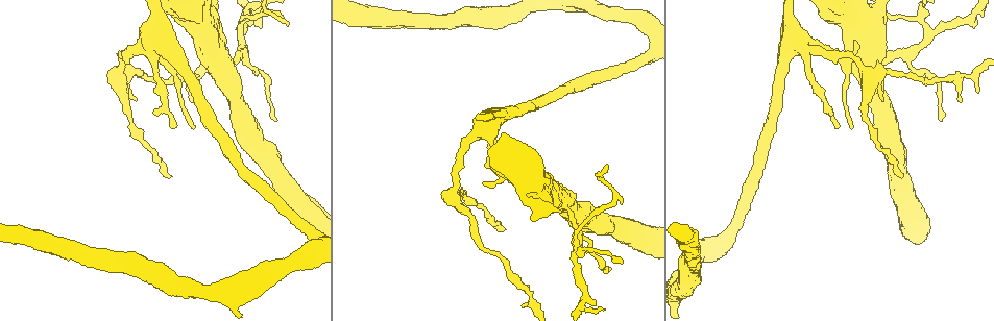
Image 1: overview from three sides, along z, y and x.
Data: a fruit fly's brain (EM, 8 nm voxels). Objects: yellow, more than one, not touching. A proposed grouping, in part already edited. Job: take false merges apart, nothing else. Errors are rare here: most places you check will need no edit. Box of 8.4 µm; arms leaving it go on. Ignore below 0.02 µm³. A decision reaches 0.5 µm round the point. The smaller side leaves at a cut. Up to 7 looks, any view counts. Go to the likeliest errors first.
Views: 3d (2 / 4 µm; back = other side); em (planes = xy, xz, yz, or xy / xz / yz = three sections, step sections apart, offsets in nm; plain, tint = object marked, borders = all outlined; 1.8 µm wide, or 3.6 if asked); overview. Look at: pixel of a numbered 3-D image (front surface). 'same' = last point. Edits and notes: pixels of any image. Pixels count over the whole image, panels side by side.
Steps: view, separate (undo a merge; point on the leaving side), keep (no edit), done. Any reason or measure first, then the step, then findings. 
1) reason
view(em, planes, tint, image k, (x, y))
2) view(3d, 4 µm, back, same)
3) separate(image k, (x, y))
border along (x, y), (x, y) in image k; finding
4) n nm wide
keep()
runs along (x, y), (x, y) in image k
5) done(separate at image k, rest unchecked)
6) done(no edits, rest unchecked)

a fork
view(em, planes, borders, image 1, (240, 36))

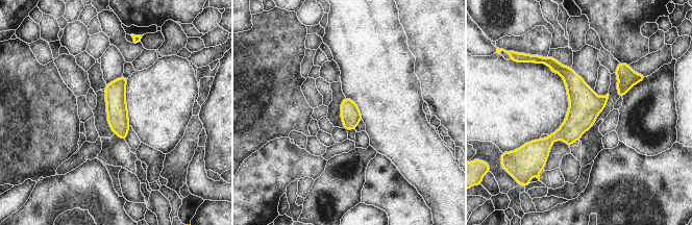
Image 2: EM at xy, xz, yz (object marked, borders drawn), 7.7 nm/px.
separate(image 2, (518, 57))
border along (545, 58), (543, 61) in image 2; a second neuron is stuck on

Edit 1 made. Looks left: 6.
redraw
view(overview)

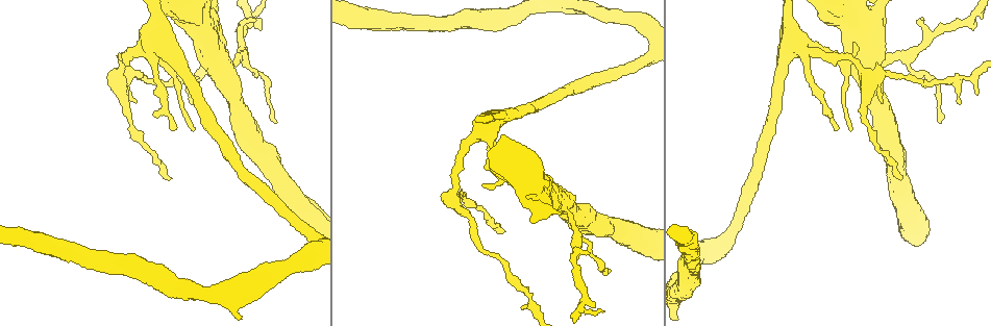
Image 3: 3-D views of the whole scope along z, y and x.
four or more arms meet
view(em, 3.6 µm, planes, tint, image 3, (153, 50))

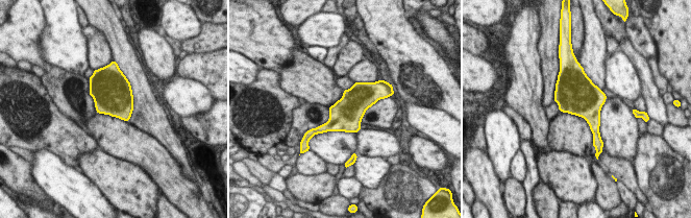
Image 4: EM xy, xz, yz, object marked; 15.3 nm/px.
500 nm wide
keep()
continuous, no second neuron

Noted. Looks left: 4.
calibre changes
view(em, planes, borders, image 3, (868, 127))

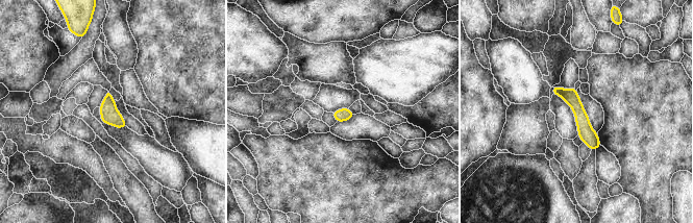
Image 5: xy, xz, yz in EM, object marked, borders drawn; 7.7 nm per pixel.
keep()
runs along (554, 89), (576, 105), (593, 147) in image 5; continuous, no second neuron

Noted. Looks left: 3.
done(separate at image 2, rest unchecked)

